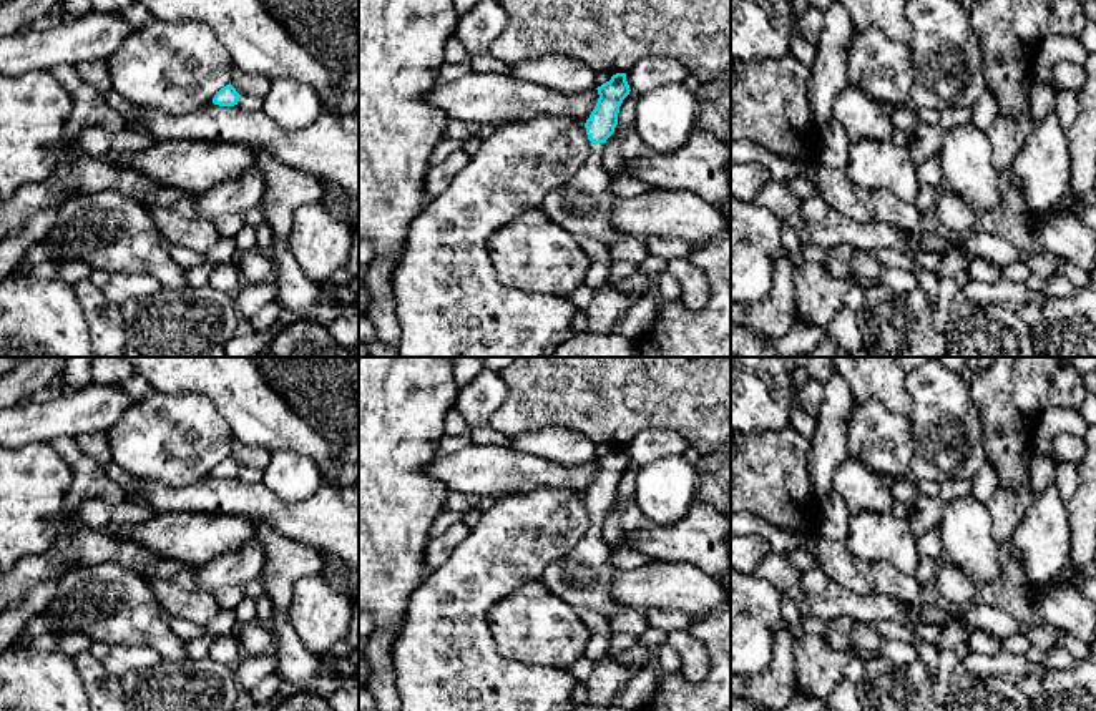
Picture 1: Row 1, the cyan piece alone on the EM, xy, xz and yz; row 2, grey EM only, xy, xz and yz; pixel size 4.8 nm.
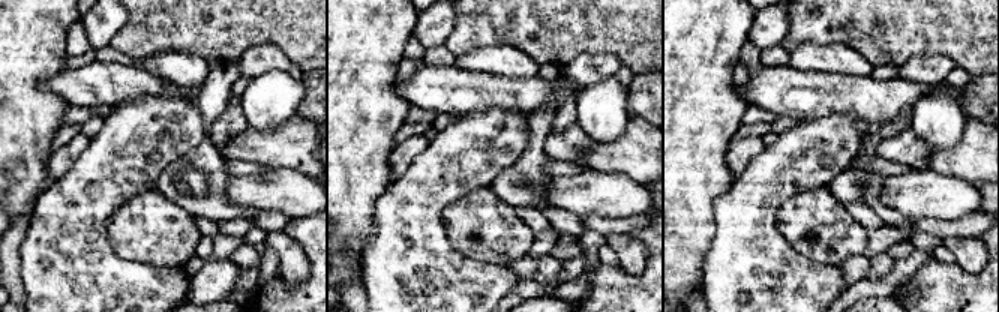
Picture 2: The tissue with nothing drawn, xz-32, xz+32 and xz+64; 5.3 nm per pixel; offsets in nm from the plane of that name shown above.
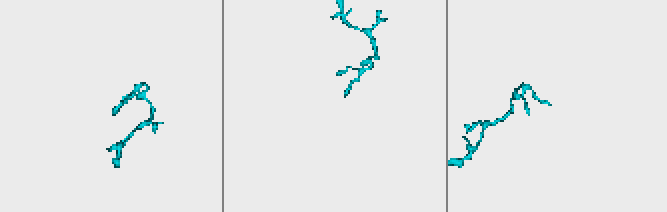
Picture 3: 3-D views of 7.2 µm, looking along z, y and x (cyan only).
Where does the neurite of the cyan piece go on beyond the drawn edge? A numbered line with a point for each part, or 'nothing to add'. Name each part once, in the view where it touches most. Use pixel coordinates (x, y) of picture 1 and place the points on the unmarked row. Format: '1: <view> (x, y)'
1: xz (583, 577)

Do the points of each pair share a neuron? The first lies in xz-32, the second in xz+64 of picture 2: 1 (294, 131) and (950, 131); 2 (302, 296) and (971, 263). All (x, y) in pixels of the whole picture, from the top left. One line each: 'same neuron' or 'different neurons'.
1: different neurons
2: different neurons

